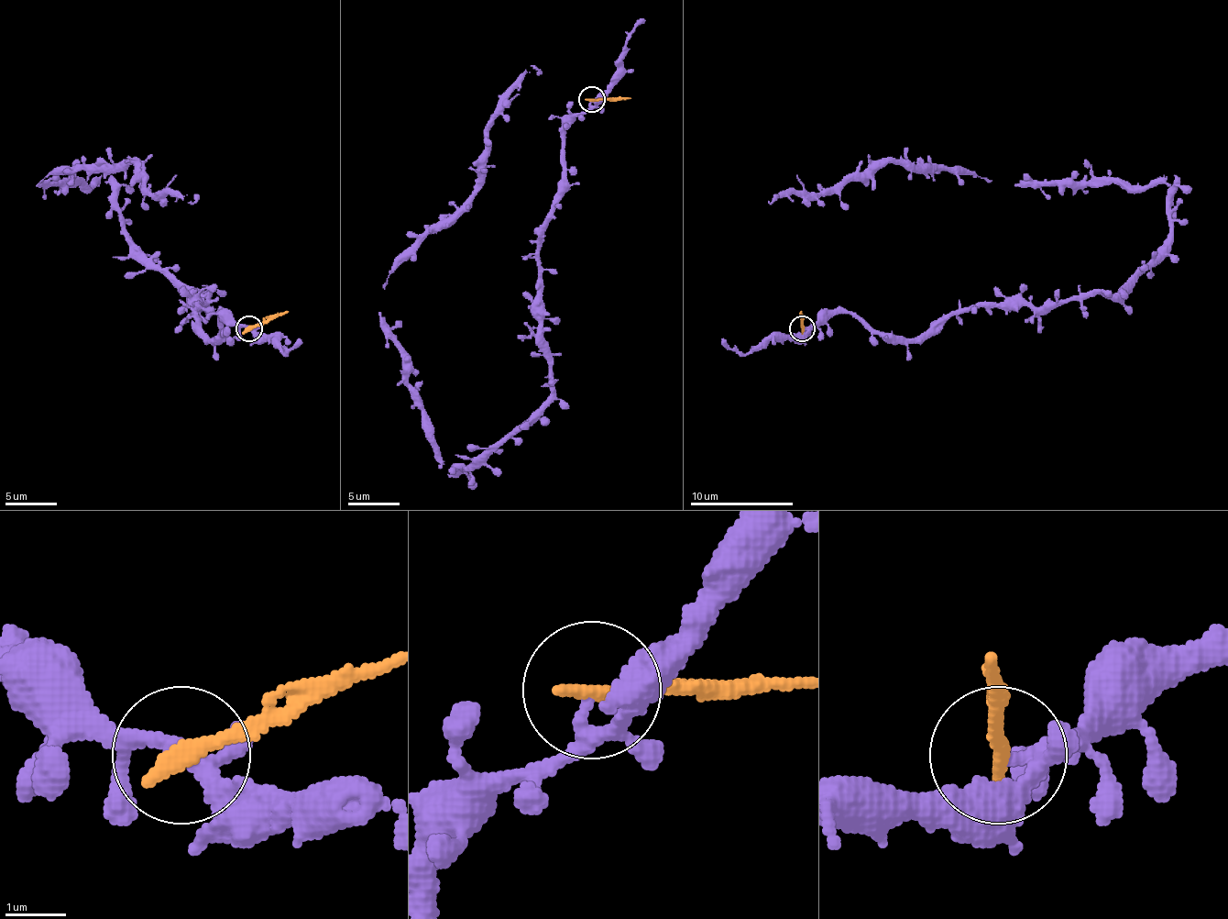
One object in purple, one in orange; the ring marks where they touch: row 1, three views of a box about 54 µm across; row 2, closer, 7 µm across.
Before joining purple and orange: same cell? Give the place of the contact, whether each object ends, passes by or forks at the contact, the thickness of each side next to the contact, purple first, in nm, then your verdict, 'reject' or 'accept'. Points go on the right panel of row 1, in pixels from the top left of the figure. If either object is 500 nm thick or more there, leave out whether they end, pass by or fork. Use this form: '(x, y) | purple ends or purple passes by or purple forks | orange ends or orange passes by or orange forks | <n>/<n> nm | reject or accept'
(802, 328) | purple forks | orange ends | 170/320 nm | reject

